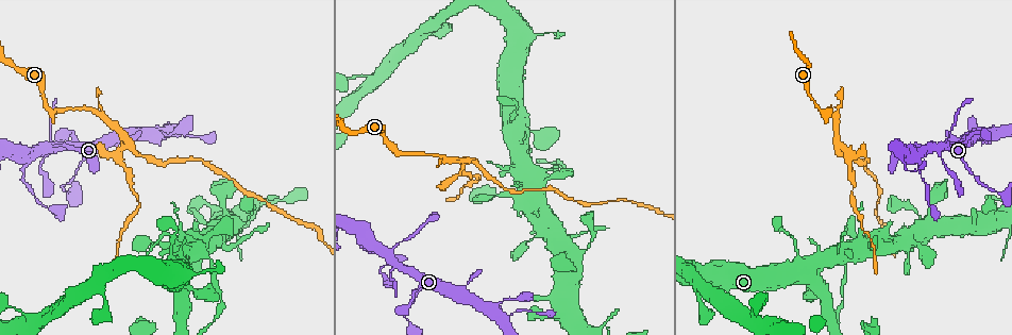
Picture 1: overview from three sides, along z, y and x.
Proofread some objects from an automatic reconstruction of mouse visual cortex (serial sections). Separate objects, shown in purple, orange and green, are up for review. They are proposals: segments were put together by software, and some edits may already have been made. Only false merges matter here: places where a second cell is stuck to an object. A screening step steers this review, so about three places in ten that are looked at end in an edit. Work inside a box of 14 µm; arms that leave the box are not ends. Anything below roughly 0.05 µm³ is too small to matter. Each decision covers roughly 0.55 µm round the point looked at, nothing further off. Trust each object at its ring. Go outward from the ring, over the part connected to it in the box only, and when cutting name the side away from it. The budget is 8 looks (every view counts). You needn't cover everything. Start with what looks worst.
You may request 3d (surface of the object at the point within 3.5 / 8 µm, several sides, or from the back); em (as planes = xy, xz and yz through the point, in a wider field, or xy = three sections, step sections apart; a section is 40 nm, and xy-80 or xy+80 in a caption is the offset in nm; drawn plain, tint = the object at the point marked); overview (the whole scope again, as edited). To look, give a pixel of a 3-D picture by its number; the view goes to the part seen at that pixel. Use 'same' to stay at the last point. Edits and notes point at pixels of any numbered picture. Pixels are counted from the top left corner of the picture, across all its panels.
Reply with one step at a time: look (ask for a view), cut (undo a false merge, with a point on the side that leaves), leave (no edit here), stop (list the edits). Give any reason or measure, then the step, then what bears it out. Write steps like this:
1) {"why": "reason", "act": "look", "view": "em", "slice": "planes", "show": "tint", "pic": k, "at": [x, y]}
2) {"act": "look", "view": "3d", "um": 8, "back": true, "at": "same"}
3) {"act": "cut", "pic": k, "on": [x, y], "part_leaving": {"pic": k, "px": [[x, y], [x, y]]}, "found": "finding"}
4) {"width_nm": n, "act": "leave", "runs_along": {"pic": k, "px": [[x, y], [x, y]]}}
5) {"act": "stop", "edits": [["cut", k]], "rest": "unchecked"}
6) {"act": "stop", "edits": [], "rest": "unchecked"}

{"act": "look", "view": "3d", "um": 8, "pic": 1, "at": [549, 169]}

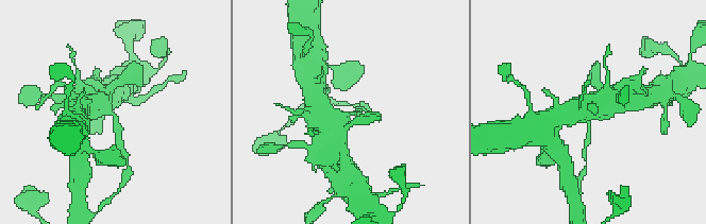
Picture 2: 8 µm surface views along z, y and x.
{"why": "closer look", "act": "look", "view": "3d", "um": 3.5, "back": true, "pic": 2, "at": [348, 116]}

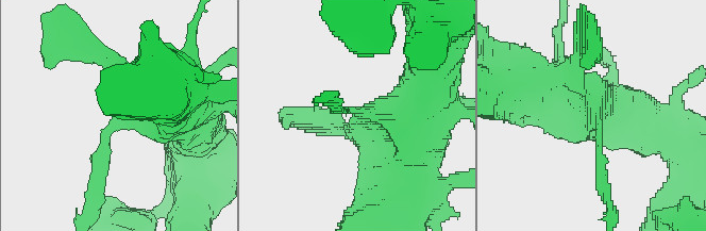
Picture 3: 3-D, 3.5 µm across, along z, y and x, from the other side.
{"arm_widths_nm": [200, 700], "act": "look", "view": "em", "slice": "xy", "step": 3, "show": "tint", "pic": 3, "at": [116, 122]}

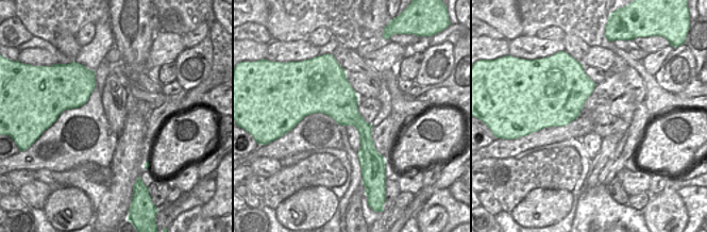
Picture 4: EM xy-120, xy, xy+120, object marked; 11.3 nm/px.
{"act": "leave", "runs_along": {"pic": 3, "px": [[417, 115], [371, 115], [335, 104]]}, "found": "continuous, no second cell"}

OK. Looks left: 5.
{"why": "looks like a crossing", "act": "look", "view": "3d", "um": 3.5, "pic": 1, "at": [127, 146]}

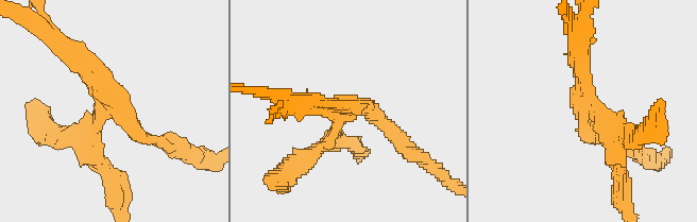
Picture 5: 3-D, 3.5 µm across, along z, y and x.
{"act": "cut", "pic": 5, "on": [621, 116], "found": "two cells meet here"}

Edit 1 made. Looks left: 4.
{"act": "look", "view": "3d", "um": 3.5, "pic": 1, "at": [920, 164]}

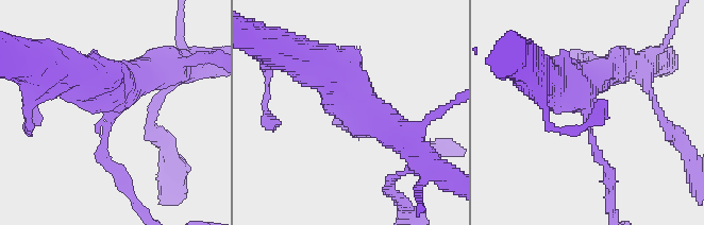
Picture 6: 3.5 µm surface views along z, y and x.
{"act": "look", "view": "em", "slice": "xy", "step": 2, "show": "tint", "pic": 6, "at": [586, 109]}

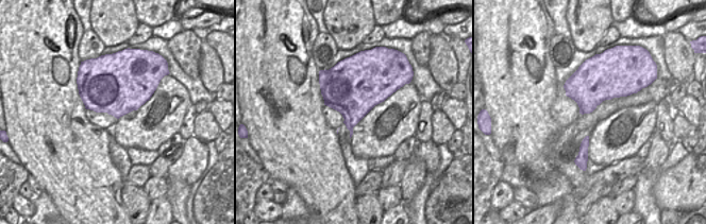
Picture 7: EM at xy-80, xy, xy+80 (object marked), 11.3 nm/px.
{"arms": 3, "act": "leave", "runs_along": {"pic": 6, "px": [[409, 144], [301, 57]]}, "found": "one cell here"}

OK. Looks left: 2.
{"act": "stop", "edits": [["cut", 5]], "rest": "unchecked"}

